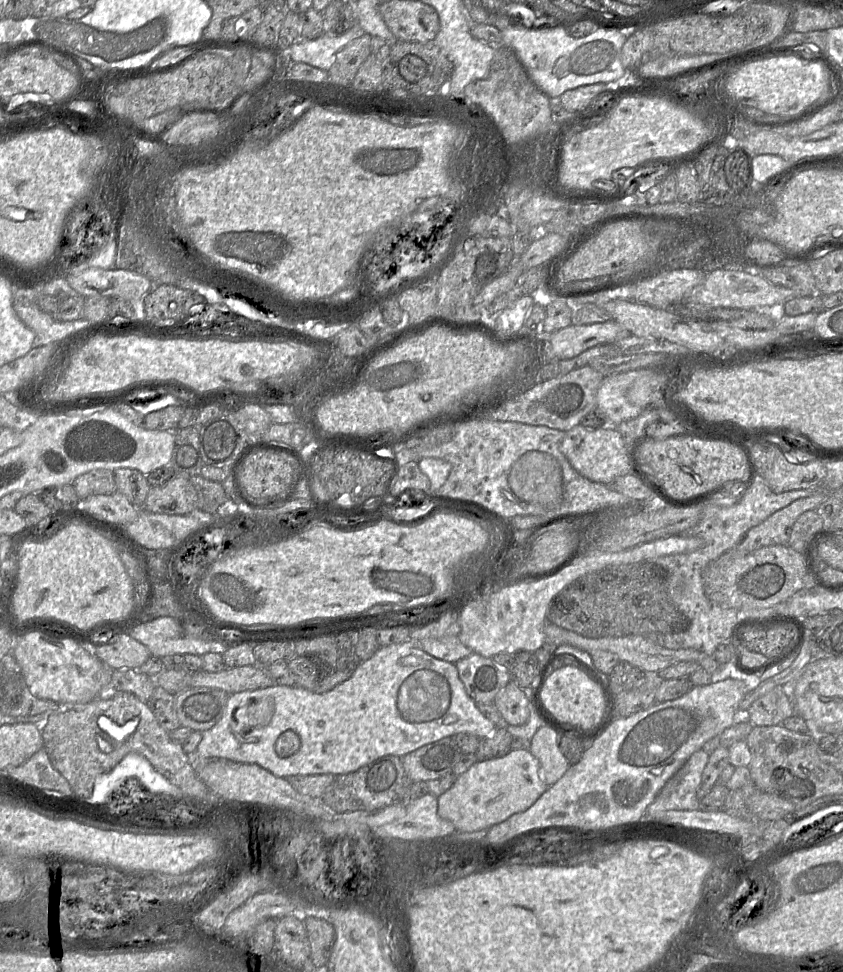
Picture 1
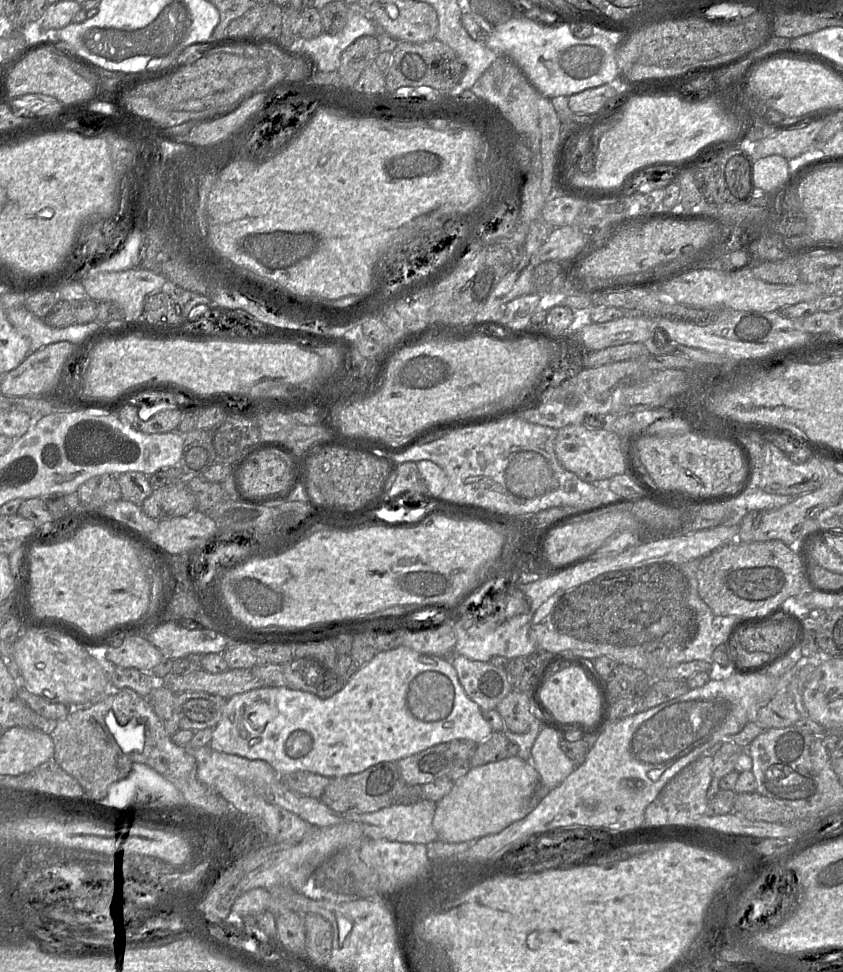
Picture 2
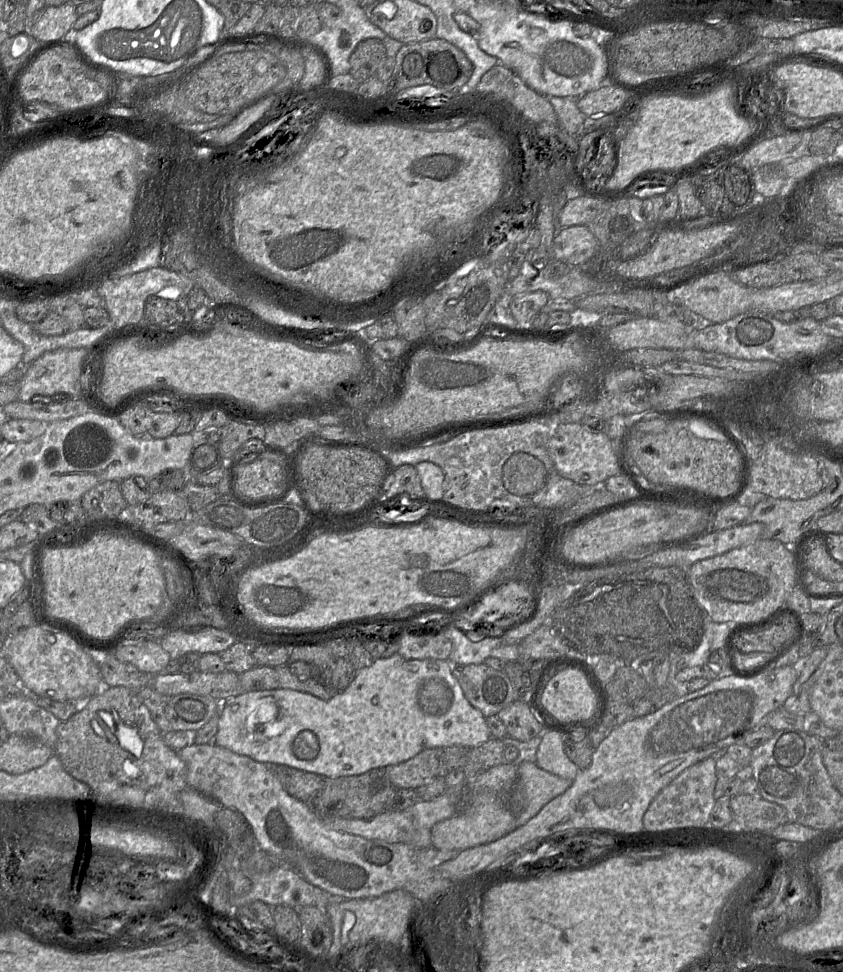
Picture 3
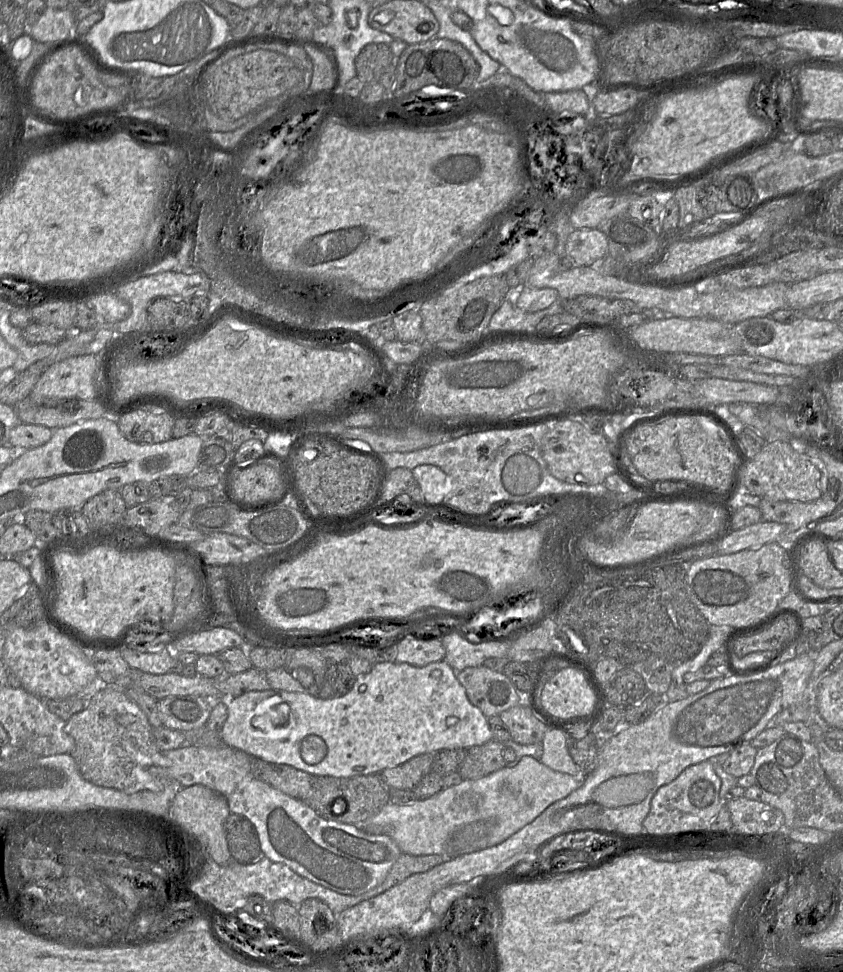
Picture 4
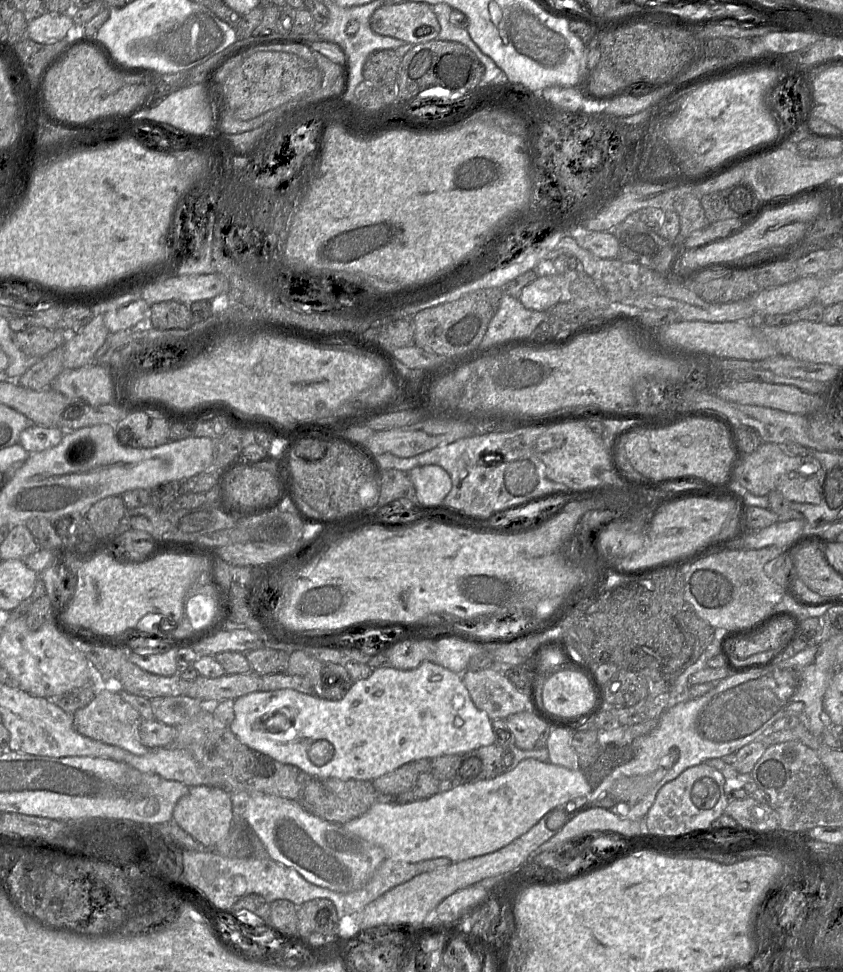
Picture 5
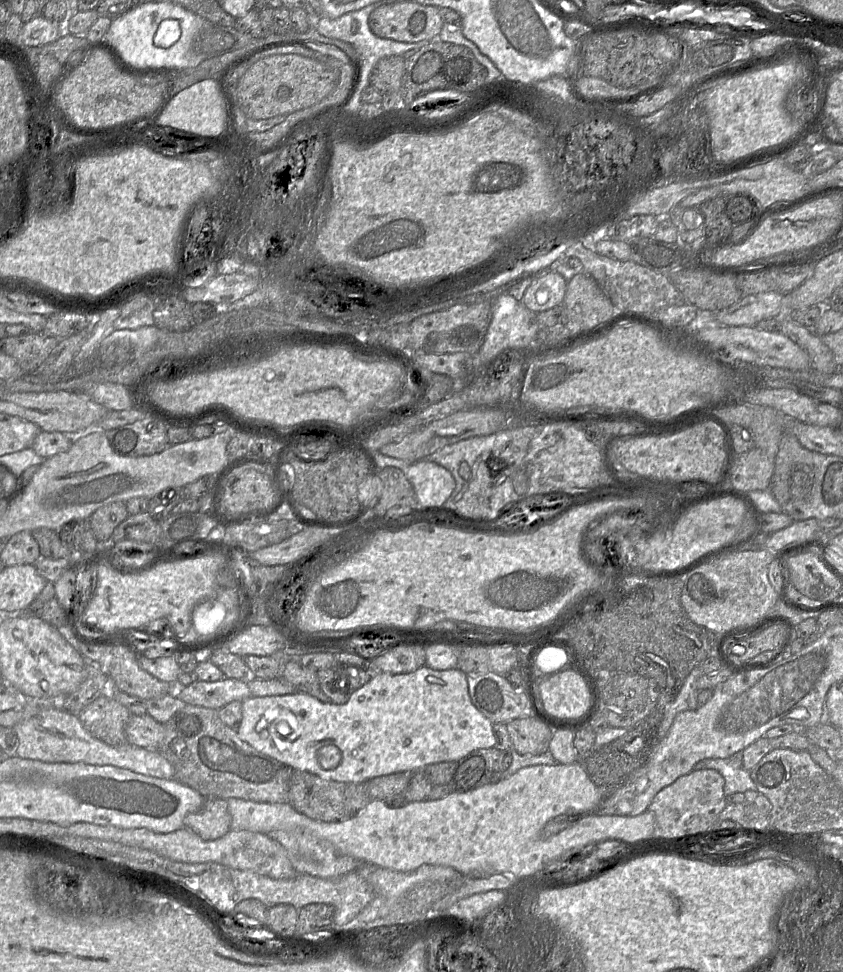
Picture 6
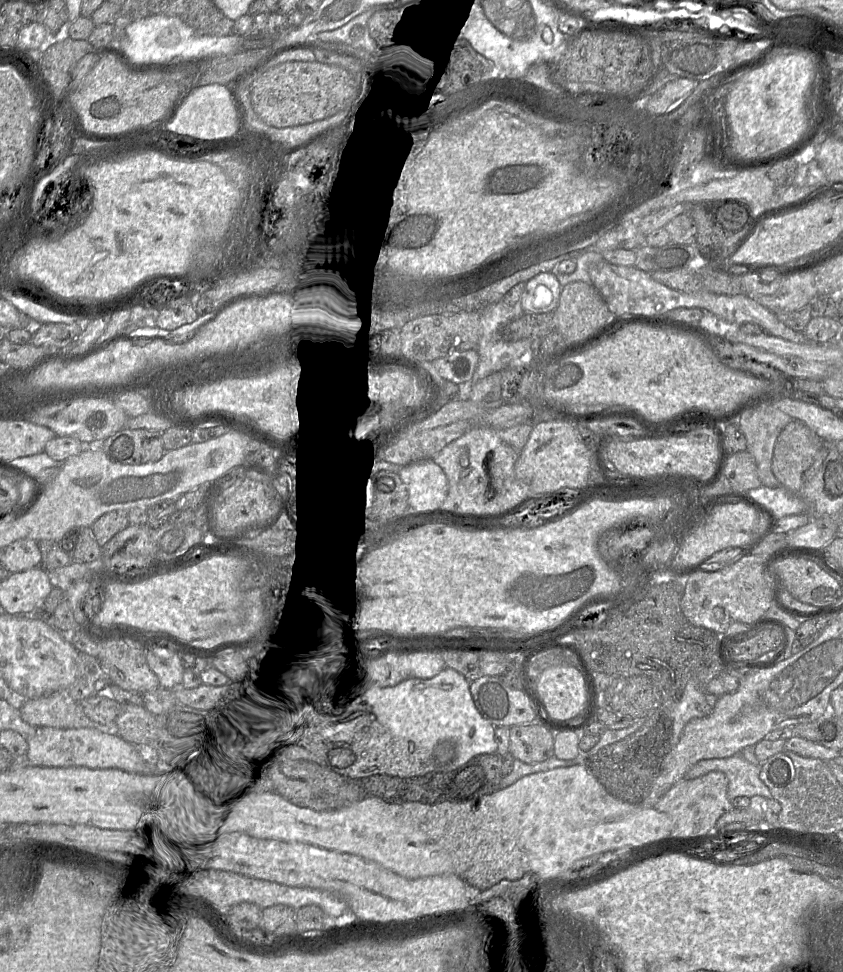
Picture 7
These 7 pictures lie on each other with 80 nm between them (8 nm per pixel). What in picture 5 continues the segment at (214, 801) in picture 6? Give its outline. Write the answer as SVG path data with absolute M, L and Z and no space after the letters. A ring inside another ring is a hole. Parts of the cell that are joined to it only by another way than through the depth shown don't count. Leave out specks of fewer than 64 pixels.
M198 785L190 787L188 793L176 803L172 821L192 836L202 848L214 849L215 845L224 840L233 822L233 806L230 793L220 787Z

